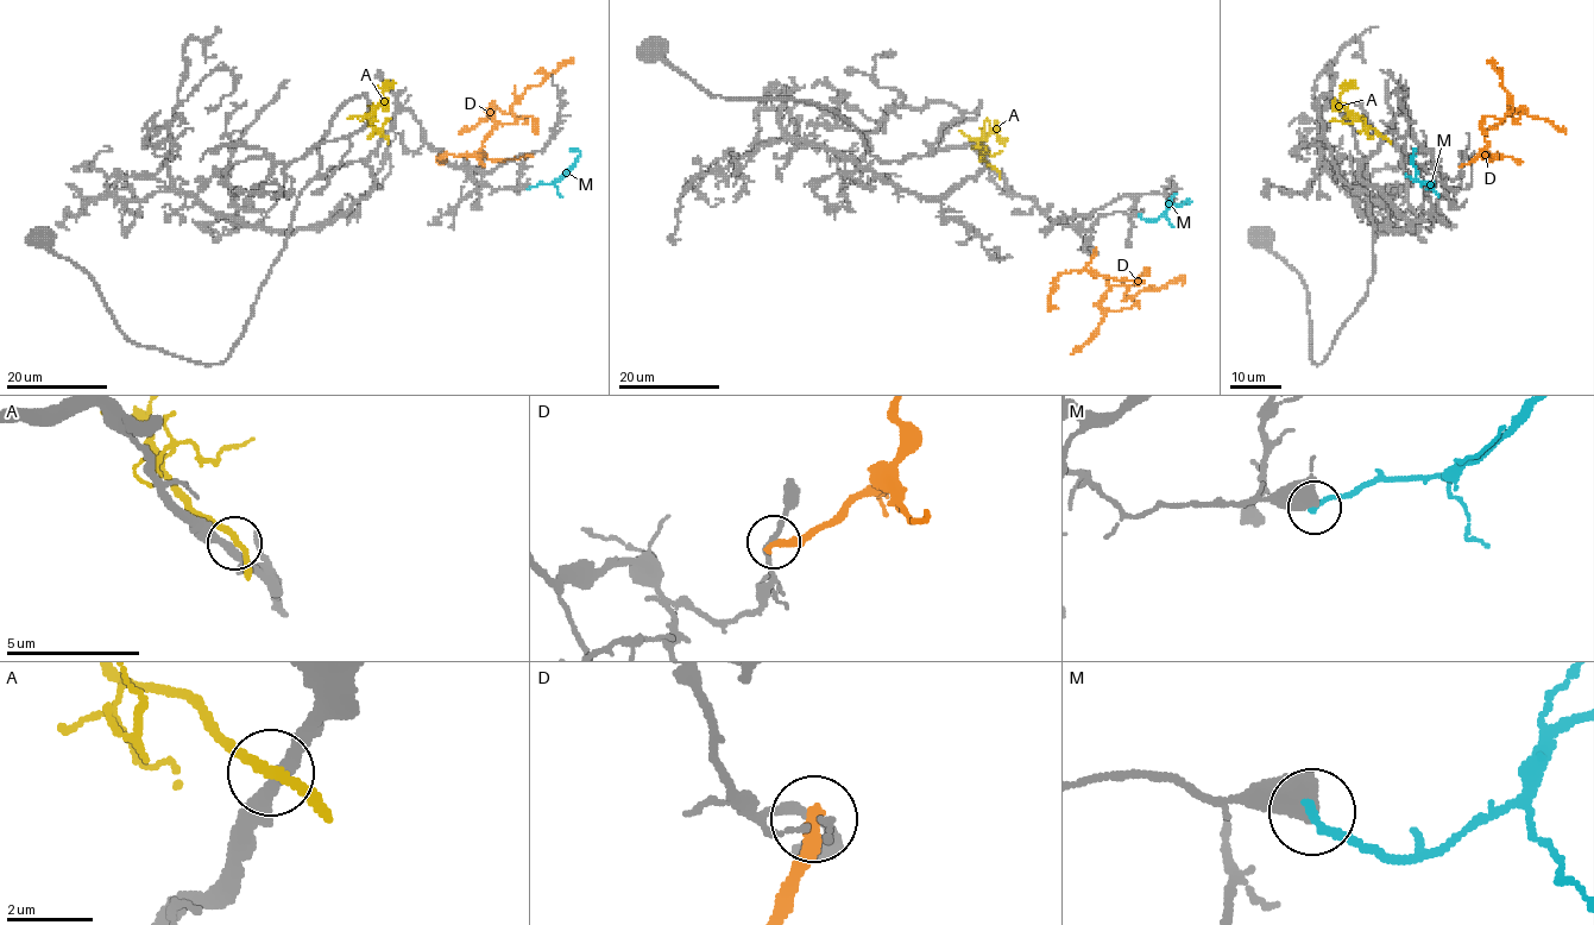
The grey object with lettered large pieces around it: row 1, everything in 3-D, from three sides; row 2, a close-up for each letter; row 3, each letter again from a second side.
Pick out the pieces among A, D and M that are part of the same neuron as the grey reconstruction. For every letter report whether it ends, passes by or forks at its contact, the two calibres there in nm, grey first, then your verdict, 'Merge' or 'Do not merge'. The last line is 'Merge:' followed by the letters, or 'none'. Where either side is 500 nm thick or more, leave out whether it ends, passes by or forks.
A: It passes by. Thickness 280 nm (grey) against 220 nm. Do not merge
D: It ends there. Thickness 180 nm (grey) against 320 nm. Do not merge
M: Thickness 650 nm (grey) against 220 nm. Do not merge
Merge: none

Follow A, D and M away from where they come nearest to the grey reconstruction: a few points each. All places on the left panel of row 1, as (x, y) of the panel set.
A: (386, 137), (372, 126), (367, 115), (394, 81)
D: (482, 164), (474, 155), (485, 137), (497, 124), (515, 123), (511, 104), (529, 86), (539, 85), (571, 62)
M: (529, 188), (555, 183), (579, 155), (569, 149)

